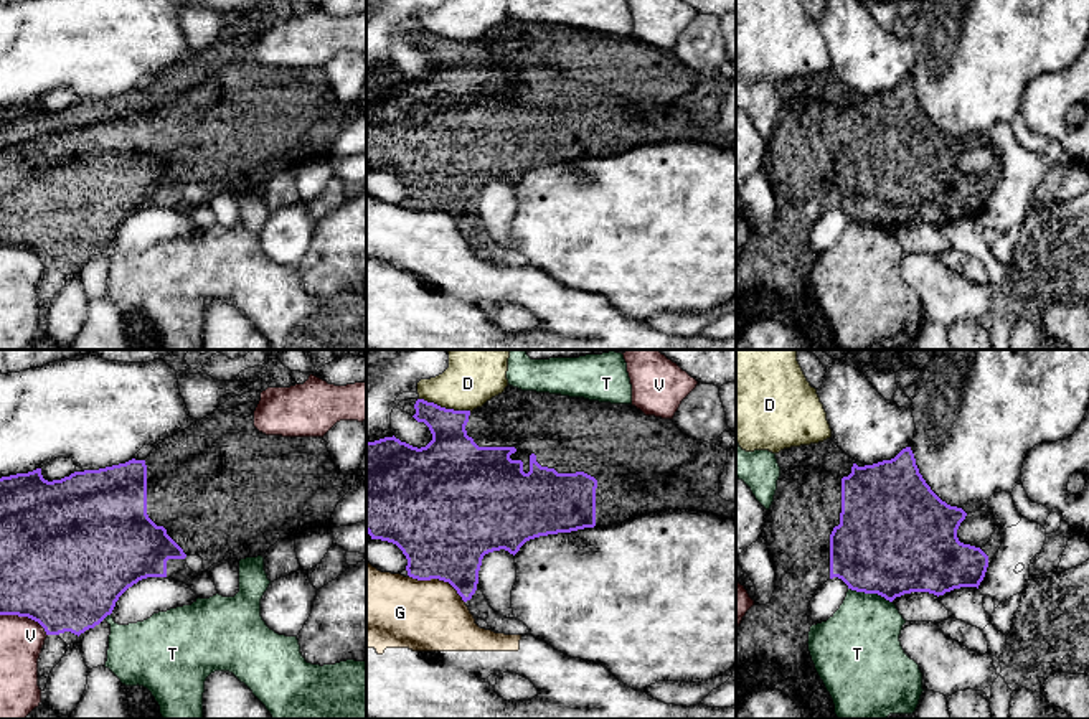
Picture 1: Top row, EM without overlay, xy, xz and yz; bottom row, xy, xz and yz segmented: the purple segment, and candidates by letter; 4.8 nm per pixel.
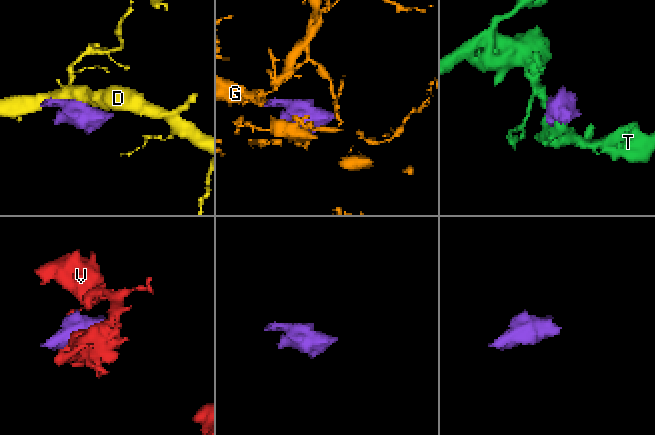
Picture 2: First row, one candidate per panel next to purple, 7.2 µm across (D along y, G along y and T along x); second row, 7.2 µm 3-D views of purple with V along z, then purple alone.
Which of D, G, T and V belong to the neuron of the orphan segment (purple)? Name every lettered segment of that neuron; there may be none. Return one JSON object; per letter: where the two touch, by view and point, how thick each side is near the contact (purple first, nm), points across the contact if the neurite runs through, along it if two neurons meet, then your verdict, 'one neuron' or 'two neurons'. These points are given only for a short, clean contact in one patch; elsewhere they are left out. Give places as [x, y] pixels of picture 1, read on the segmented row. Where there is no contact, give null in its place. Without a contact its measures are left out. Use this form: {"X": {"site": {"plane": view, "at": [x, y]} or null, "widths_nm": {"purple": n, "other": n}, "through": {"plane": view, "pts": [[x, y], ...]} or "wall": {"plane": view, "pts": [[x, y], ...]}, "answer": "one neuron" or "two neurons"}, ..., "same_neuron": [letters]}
{"D": {"site": {"plane": "xz", "at": [444, 408]}, "widths_nm": {"purple": 260, "other": 280}, "answer": "two neurons"}, "G": {"site": {"plane": "xz", "at": [439, 579]}, "widths_nm": {"purple": 480, "other": 360}, "answer": "two neurons"}, "T": {"site": {"plane": "yz", "at": [870, 592]}, "widths_nm": {"purple": 500, "other": 380}, "wall": {"plane": "yz", "pts": [[848, 587], [858, 592], [876, 592], [891, 602]]}, "answer": "two neurons"}, "V": {"site": {"plane": "xy", "at": [25, 615]}, "widths_nm": {"purple": 500, "other": 220}, "answer": "two neurons"}, "same_neuron": []}

